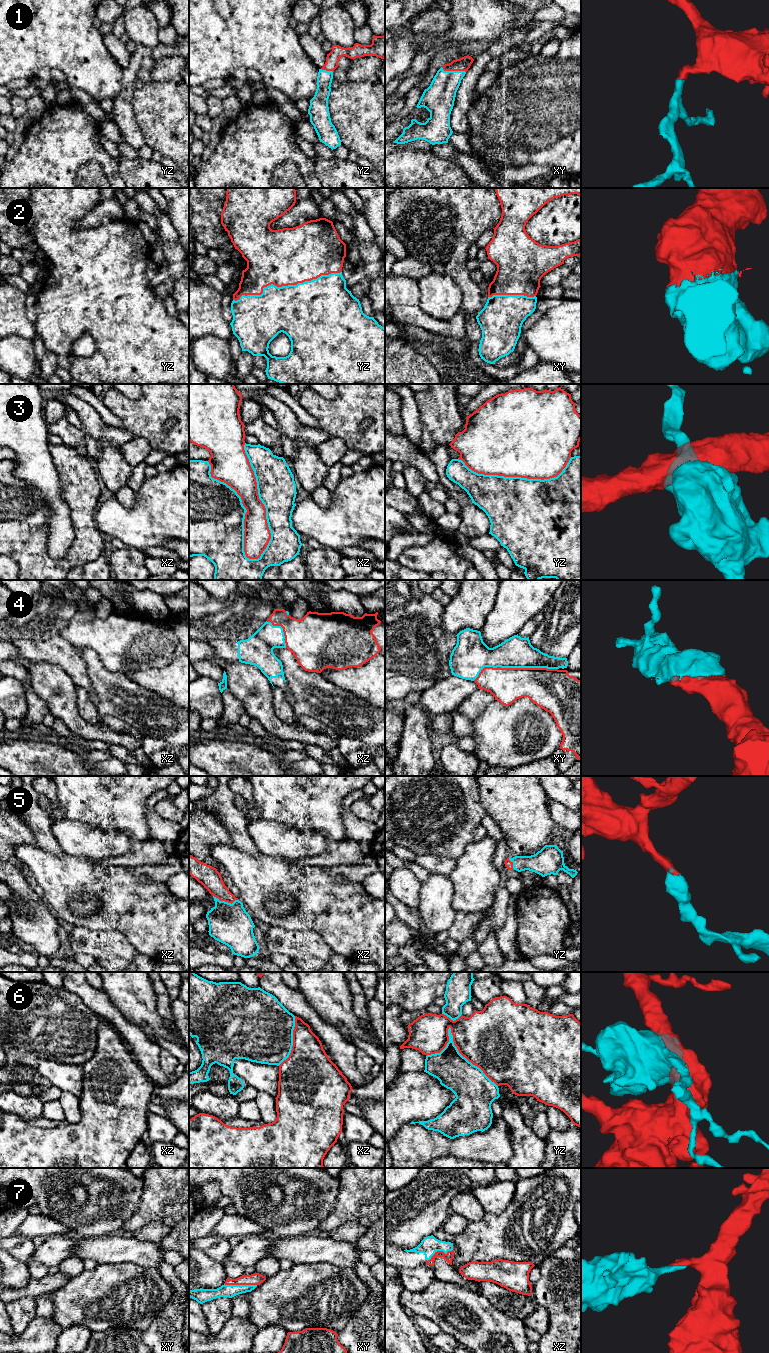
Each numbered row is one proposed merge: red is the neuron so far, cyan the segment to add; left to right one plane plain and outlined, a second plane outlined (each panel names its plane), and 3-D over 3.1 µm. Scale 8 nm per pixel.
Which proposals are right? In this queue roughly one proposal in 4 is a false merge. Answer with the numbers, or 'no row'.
1, 2, 4, 5, 6, 7

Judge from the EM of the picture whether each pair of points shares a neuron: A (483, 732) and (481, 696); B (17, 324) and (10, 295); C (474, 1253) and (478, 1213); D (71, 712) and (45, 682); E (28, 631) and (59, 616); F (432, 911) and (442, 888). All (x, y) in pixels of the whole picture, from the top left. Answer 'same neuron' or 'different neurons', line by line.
A: different neurons
B: same neuron
C: different neurons
D: same neuron
E: same neuron
F: same neuron

